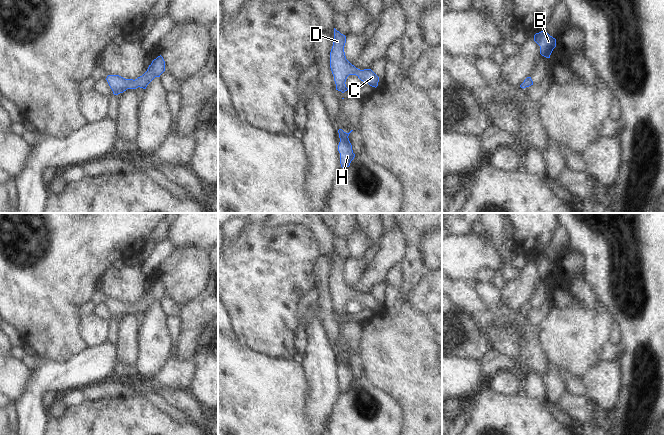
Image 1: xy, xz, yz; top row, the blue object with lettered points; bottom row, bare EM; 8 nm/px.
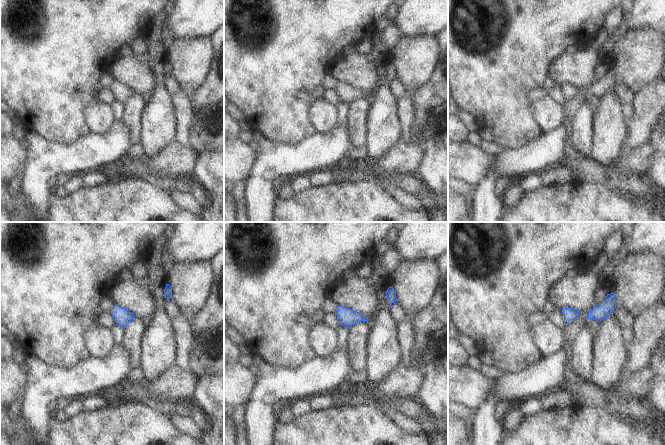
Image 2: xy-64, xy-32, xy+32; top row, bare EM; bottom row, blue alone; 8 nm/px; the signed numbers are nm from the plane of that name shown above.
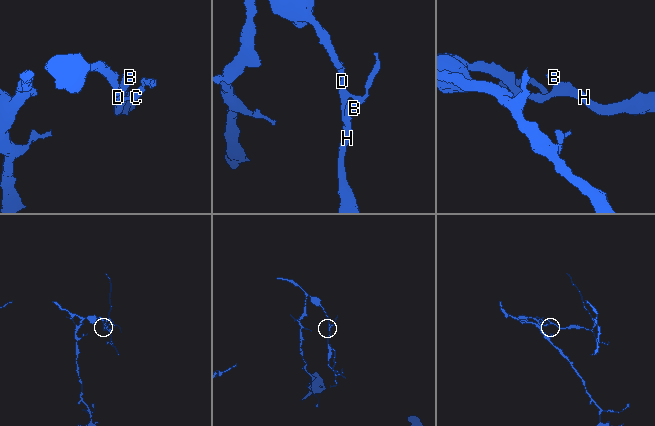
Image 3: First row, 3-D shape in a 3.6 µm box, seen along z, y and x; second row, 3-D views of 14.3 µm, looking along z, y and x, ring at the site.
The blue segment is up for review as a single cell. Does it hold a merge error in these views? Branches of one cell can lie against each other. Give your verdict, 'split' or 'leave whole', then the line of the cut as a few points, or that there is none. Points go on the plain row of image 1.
leave whole | no cut

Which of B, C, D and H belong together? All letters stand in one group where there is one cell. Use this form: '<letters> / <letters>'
B C D H

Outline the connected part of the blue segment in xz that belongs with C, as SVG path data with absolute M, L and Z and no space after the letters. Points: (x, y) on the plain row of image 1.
M334 252L333 270L330 276L330 292L334 300L336 314L342 317L348 314L345 306L349 299L356 299L361 305L376 312L379 301L371 293L360 294L352 289L345 280L345 267L346 260Z

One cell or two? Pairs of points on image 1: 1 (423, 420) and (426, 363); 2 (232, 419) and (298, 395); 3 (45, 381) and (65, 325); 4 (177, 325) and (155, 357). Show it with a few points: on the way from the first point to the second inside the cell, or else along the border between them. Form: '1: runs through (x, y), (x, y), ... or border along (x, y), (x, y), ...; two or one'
1: runs through (424, 406), (424, 377); one
2: runs through (248, 411), (270, 395), (282, 395); one
3: border along (38, 353), (45, 358), (63, 362), (76, 355); two
4: border along (168, 317), (168, 327), (173, 340), (174, 355); two

